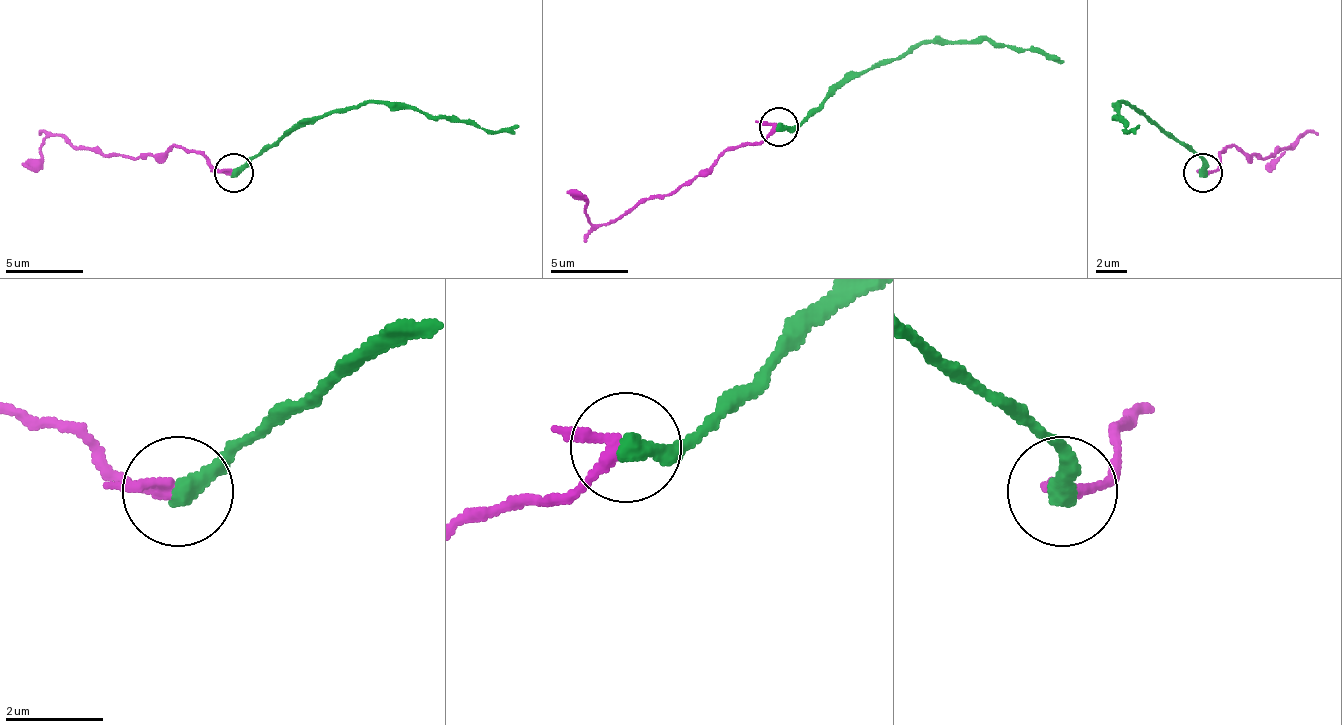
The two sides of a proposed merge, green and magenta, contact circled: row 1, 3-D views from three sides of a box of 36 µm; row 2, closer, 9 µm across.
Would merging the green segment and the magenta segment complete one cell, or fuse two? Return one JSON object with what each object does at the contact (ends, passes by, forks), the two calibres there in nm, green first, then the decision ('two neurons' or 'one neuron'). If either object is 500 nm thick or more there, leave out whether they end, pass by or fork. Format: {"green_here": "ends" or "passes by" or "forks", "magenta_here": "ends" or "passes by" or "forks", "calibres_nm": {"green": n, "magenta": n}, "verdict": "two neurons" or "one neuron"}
{"green_here": "ends", "magenta_here": "passes by", "calibres_nm": {"green": 420, "magenta": 200}, "verdict": "two neurons"}

